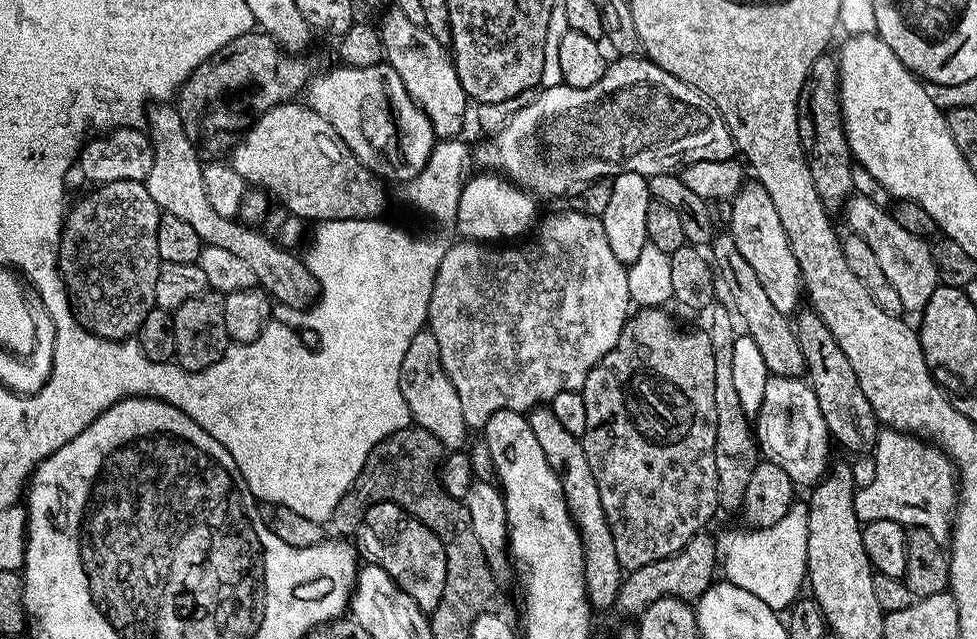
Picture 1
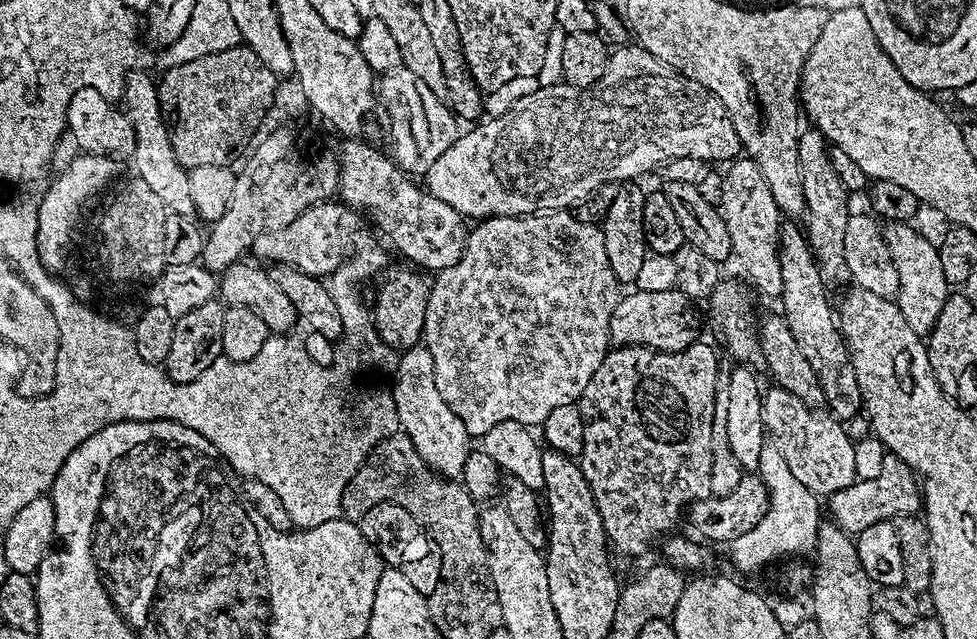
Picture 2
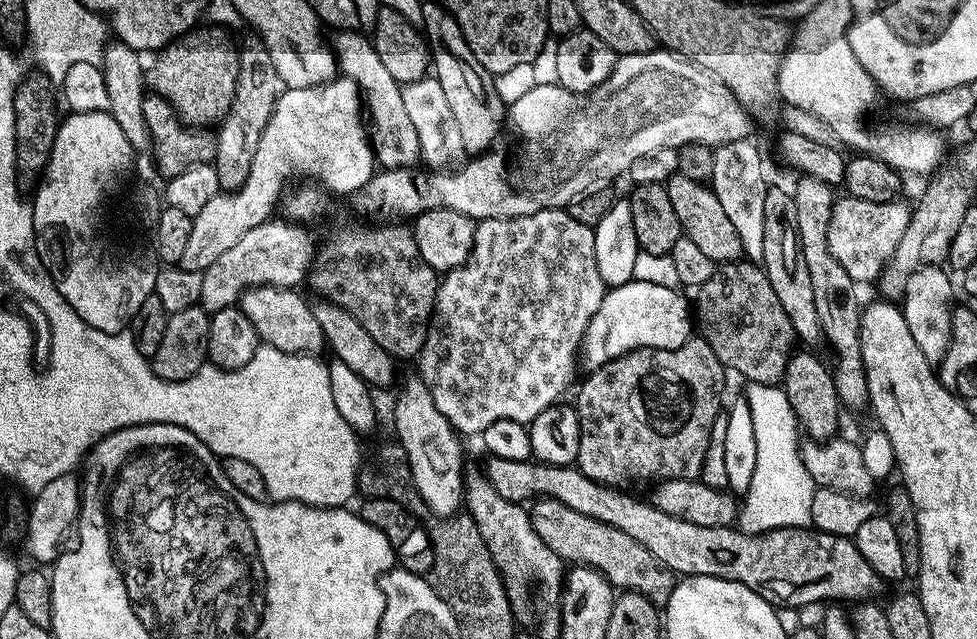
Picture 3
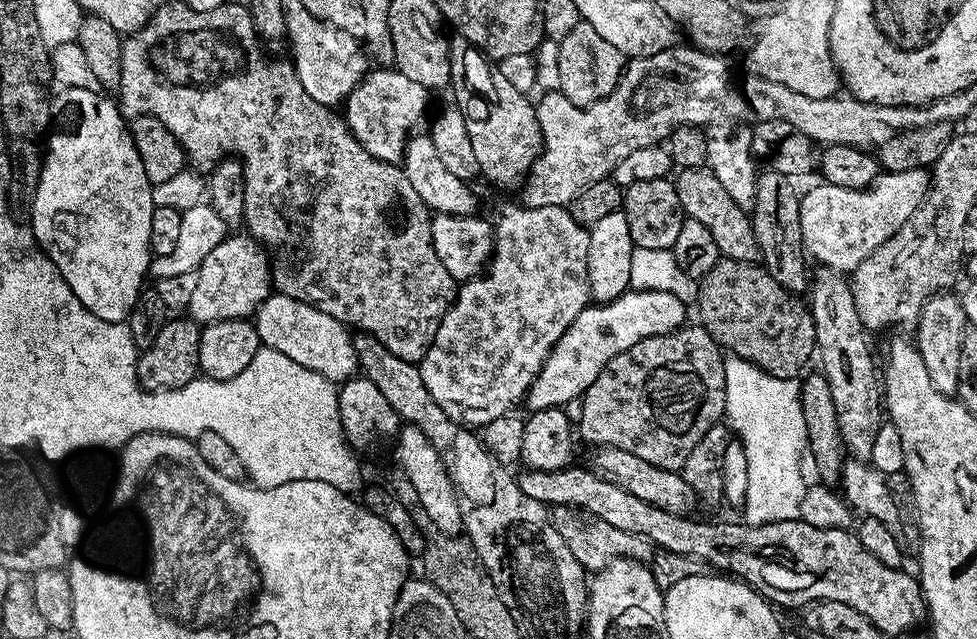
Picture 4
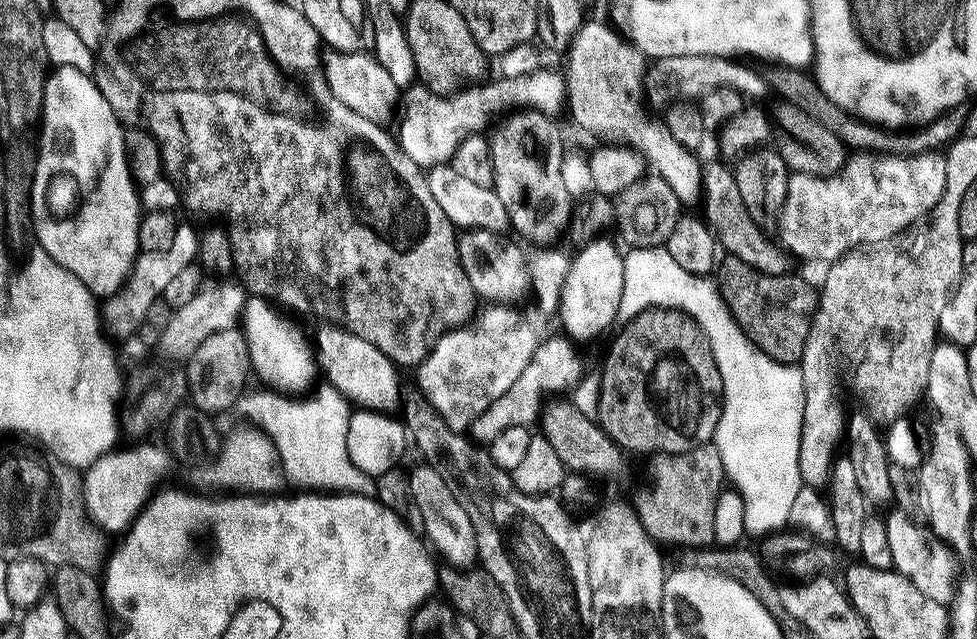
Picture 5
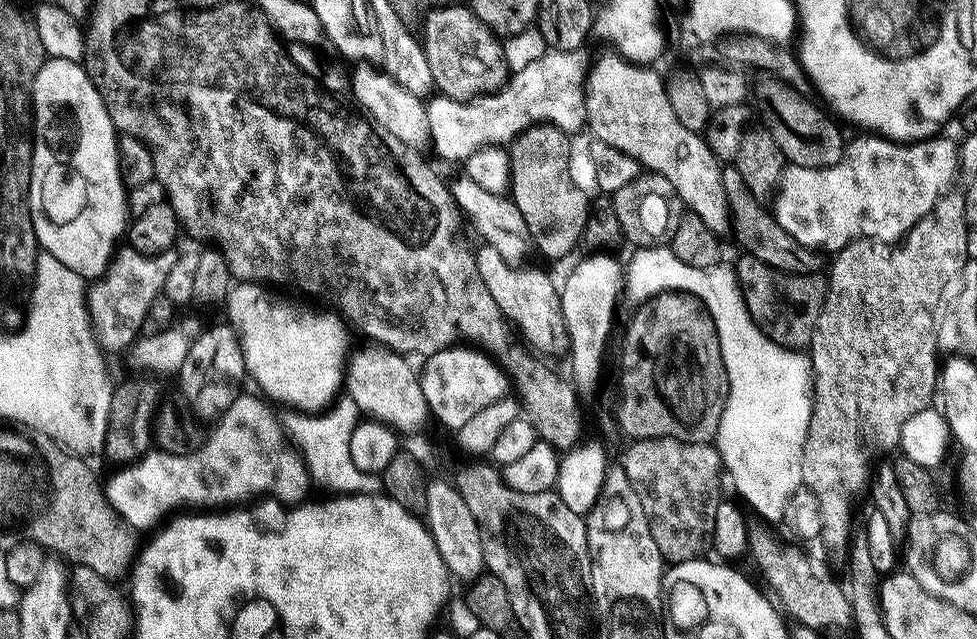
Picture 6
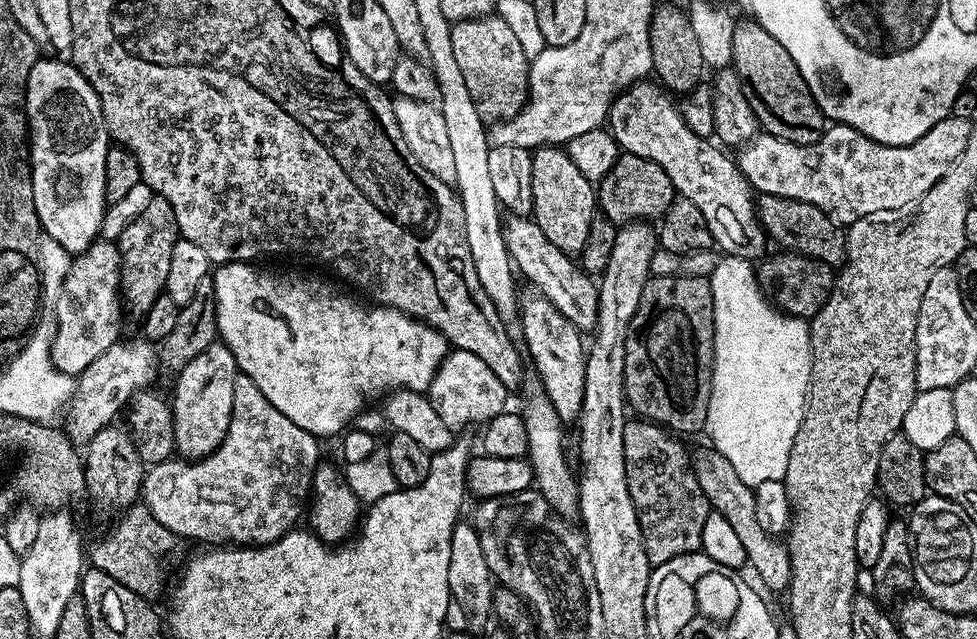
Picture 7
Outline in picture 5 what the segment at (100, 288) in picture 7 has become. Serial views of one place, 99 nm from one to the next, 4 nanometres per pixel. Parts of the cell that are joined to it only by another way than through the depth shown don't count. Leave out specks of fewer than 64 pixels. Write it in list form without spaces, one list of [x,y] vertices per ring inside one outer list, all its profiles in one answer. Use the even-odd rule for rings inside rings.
[[[180,222],[177,223],[170,250],[140,252],[136,257],[136,263],[132,266],[132,273],[124,281],[122,291],[103,301],[102,316],[107,327],[109,329],[112,327],[120,336],[132,336],[136,331],[139,333],[146,318],[146,310],[150,310],[155,300],[163,297],[168,283],[197,259],[199,251],[200,237],[197,229],[194,230],[190,225]]]

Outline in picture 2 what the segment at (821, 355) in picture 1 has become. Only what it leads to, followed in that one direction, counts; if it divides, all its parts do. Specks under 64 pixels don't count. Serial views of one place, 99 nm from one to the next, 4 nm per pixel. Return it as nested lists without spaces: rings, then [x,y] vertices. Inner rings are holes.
[[[781,223],[779,245],[782,290],[778,303],[784,307],[784,321],[790,326],[790,334],[794,334],[794,339],[798,341],[802,355],[810,361],[814,374],[818,374],[827,411],[837,420],[848,422],[851,416],[861,415],[862,401],[850,350],[840,333],[840,321],[834,311],[834,304],[828,301],[830,289],[820,277],[816,259],[812,256],[812,249],[808,247],[808,237],[799,223]]]

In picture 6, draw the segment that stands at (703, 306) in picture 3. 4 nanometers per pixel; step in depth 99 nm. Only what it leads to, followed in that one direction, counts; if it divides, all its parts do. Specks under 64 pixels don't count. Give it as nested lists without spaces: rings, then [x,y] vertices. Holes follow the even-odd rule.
[[[744,254],[739,262],[735,263],[736,277],[744,293],[744,301],[747,304],[748,312],[754,321],[768,333],[773,341],[784,347],[804,348],[811,343],[816,320],[820,317],[821,306],[824,305],[826,295],[825,281],[820,277],[814,278],[806,275],[806,272],[784,272],[777,269],[765,260],[758,259],[754,254]]]

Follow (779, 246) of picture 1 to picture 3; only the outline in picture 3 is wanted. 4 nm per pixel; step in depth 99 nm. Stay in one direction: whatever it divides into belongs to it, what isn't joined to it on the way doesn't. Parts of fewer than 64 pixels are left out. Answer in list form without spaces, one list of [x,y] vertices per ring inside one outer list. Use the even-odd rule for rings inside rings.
[[[753,139],[722,144],[714,150],[714,174],[710,187],[728,215],[738,238],[742,241],[744,256],[753,262],[764,259],[766,194],[770,187],[764,178],[762,156]]]

